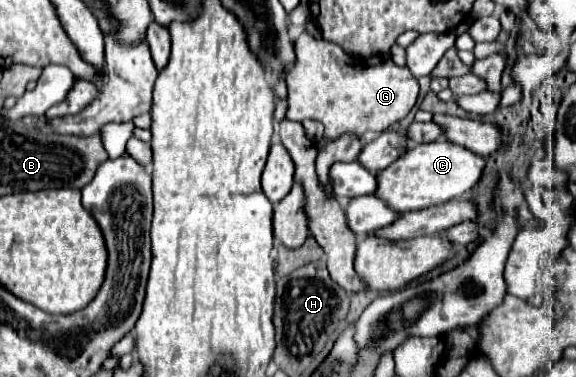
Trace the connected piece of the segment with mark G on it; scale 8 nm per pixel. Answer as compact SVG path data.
M307 31L295 41L295 65L287 73L289 121L317 119L325 125L319 149L345 133L363 141L365 133L383 133L401 121L419 97L419 83L407 67L393 63L389 55L351 57L339 45L315 39Z

